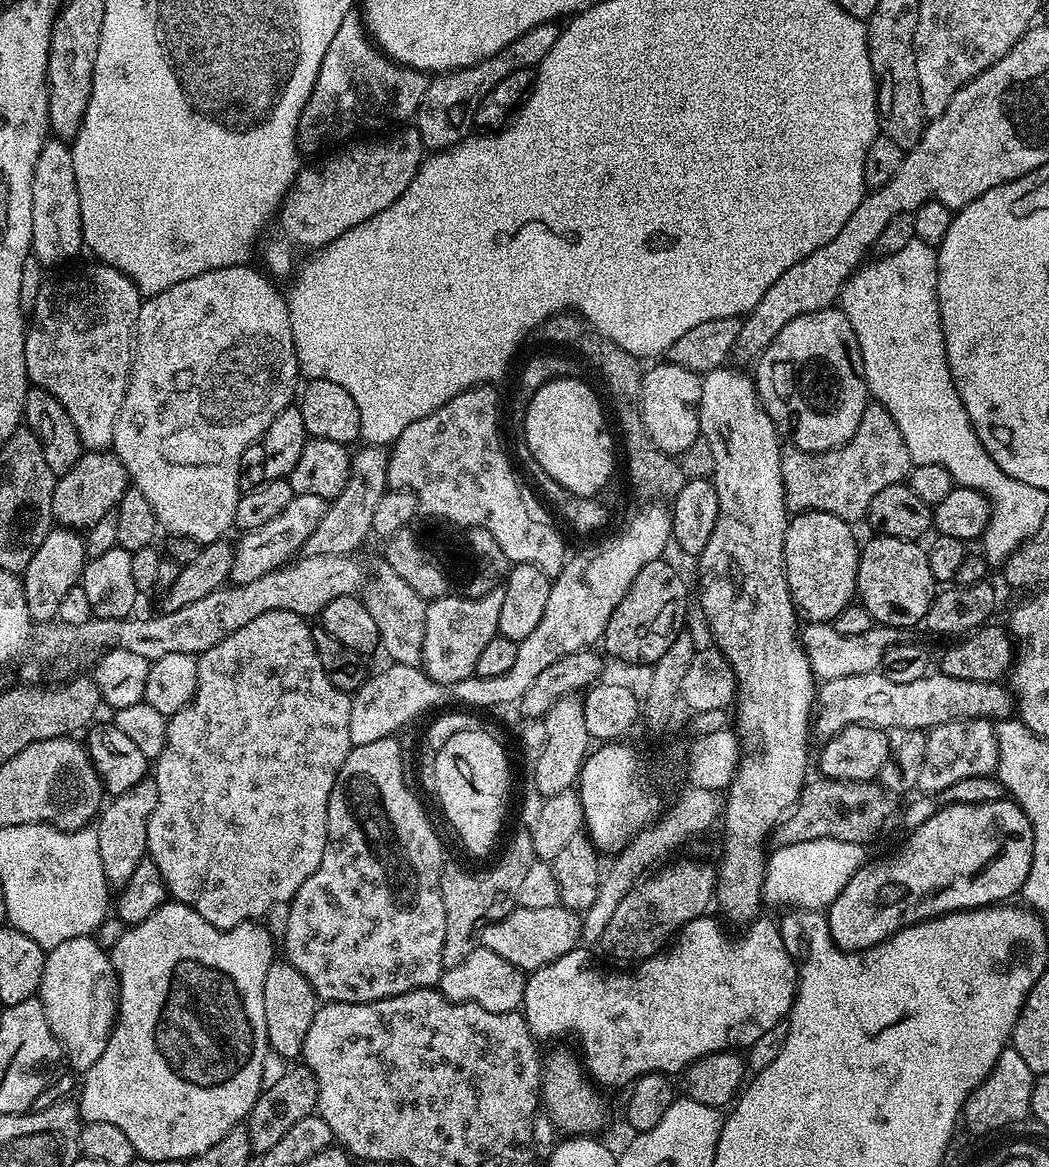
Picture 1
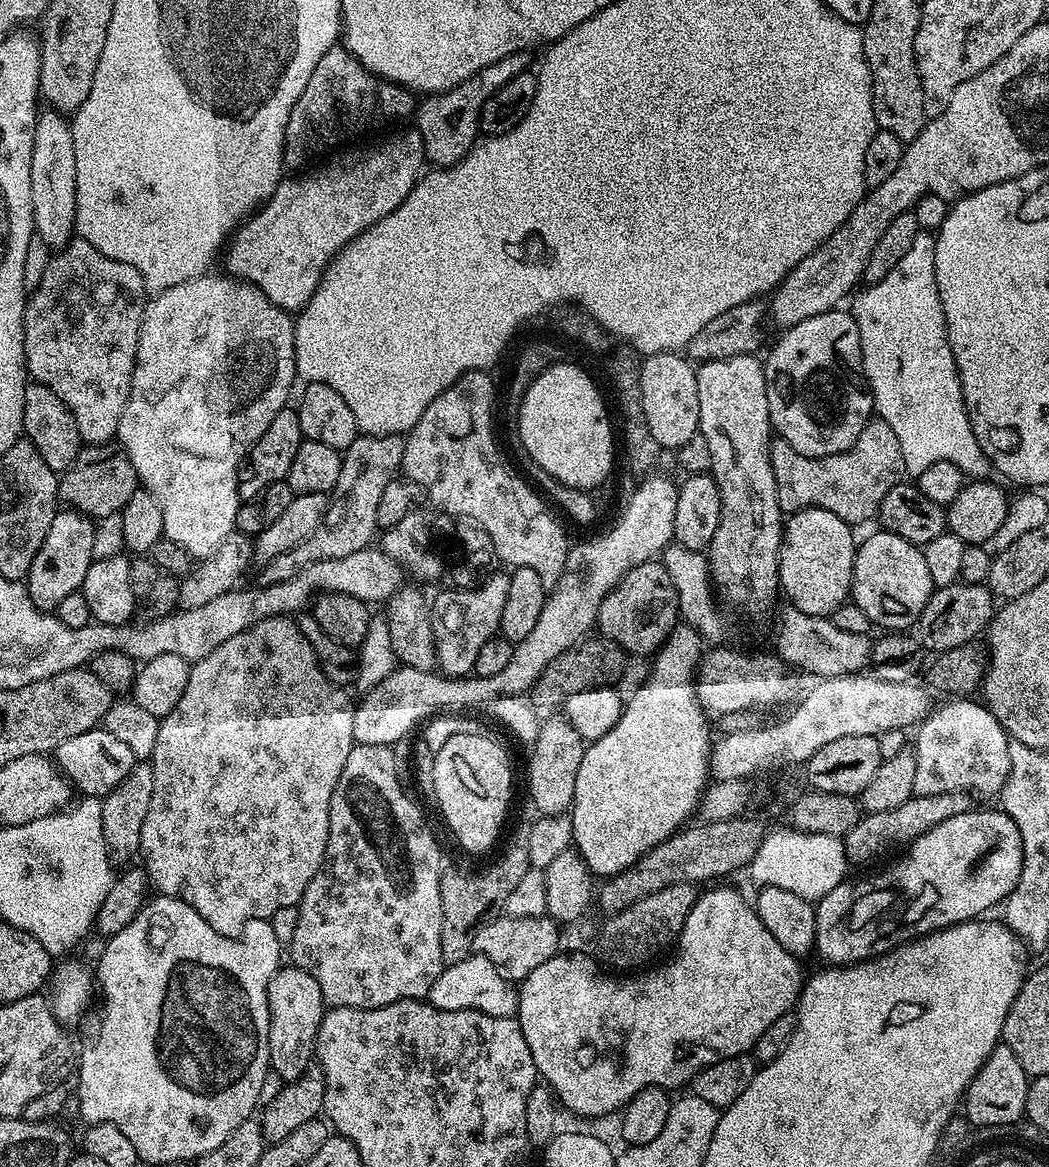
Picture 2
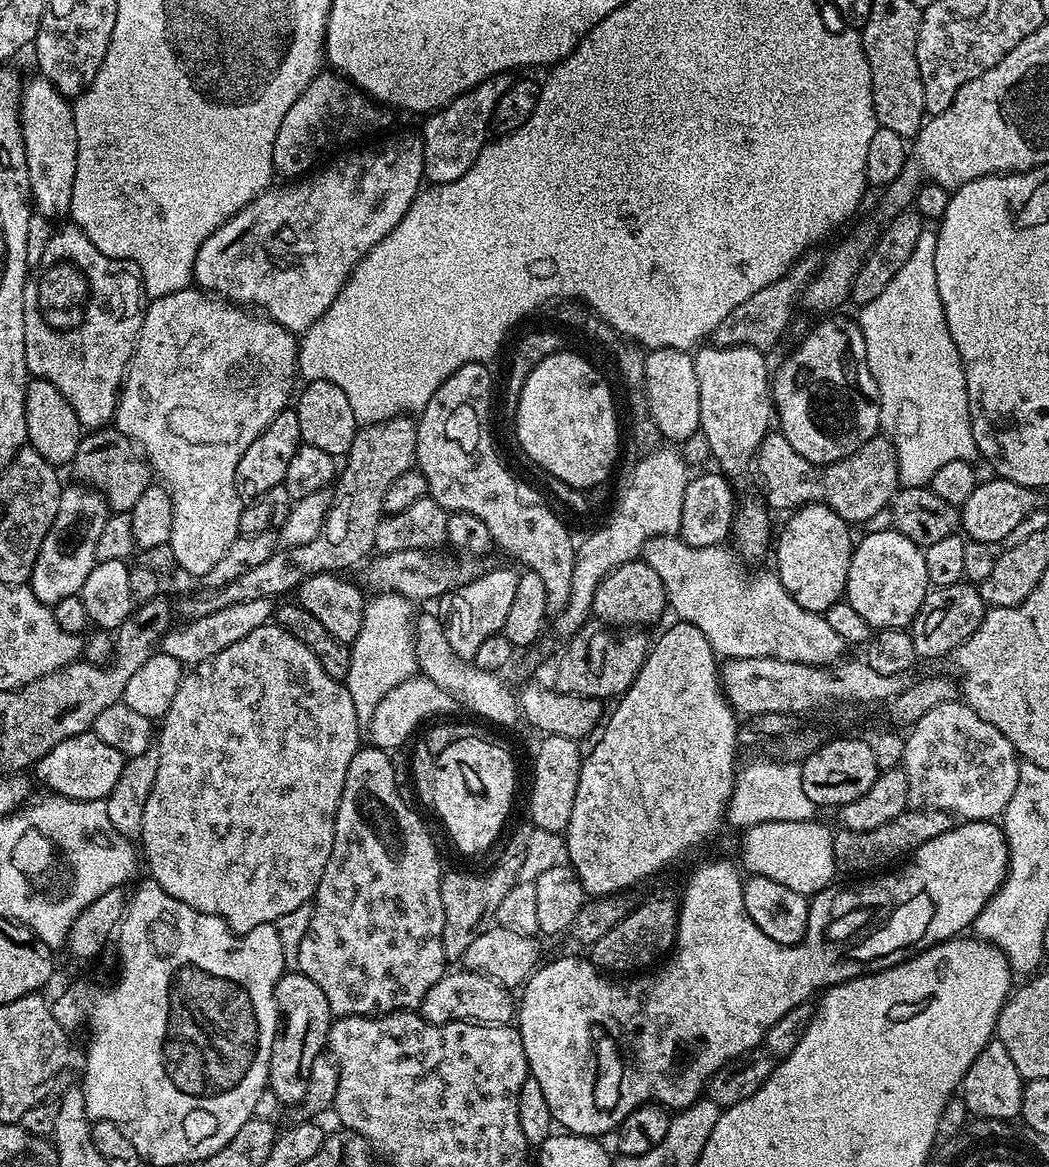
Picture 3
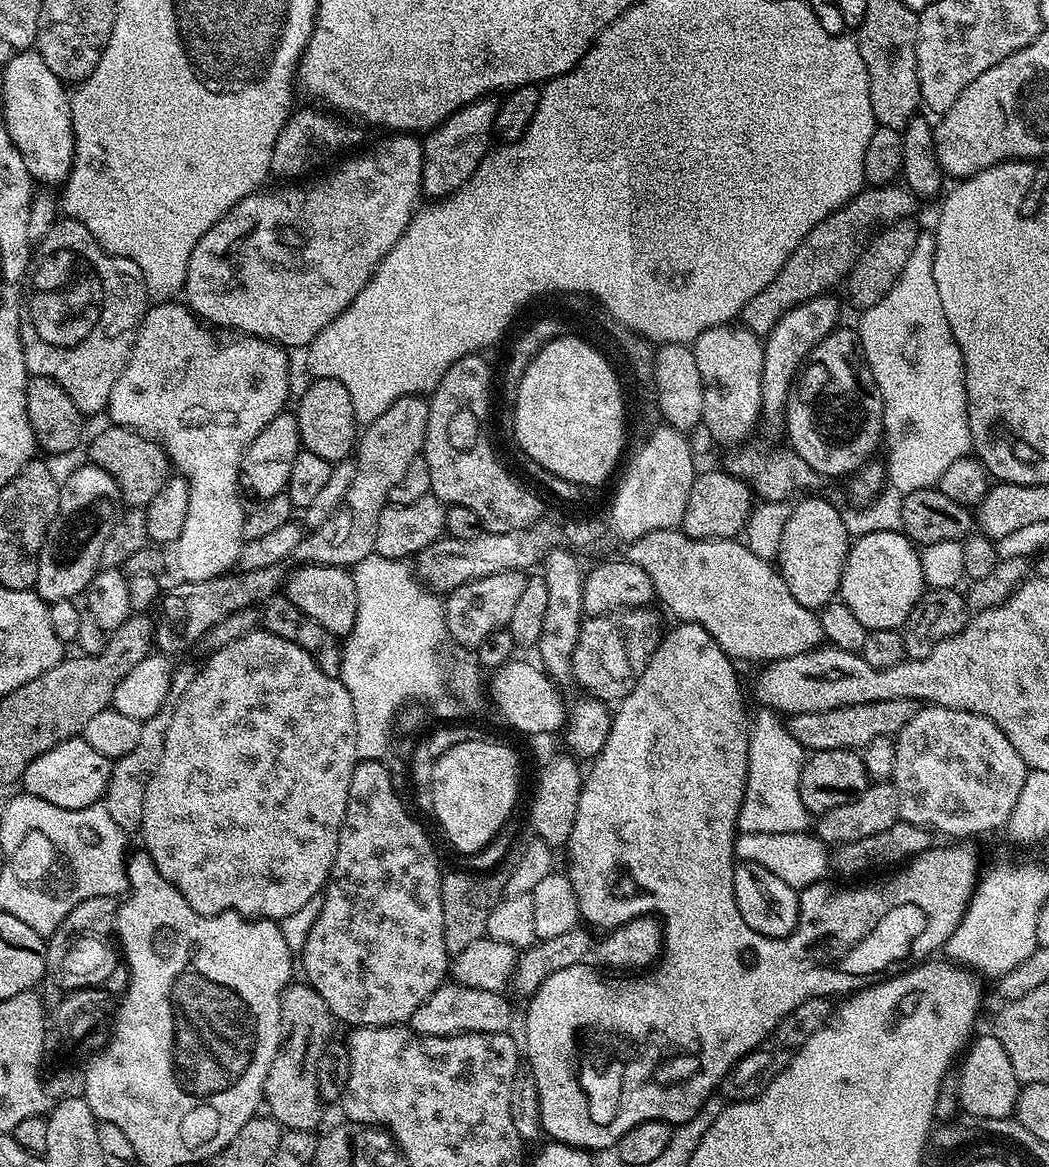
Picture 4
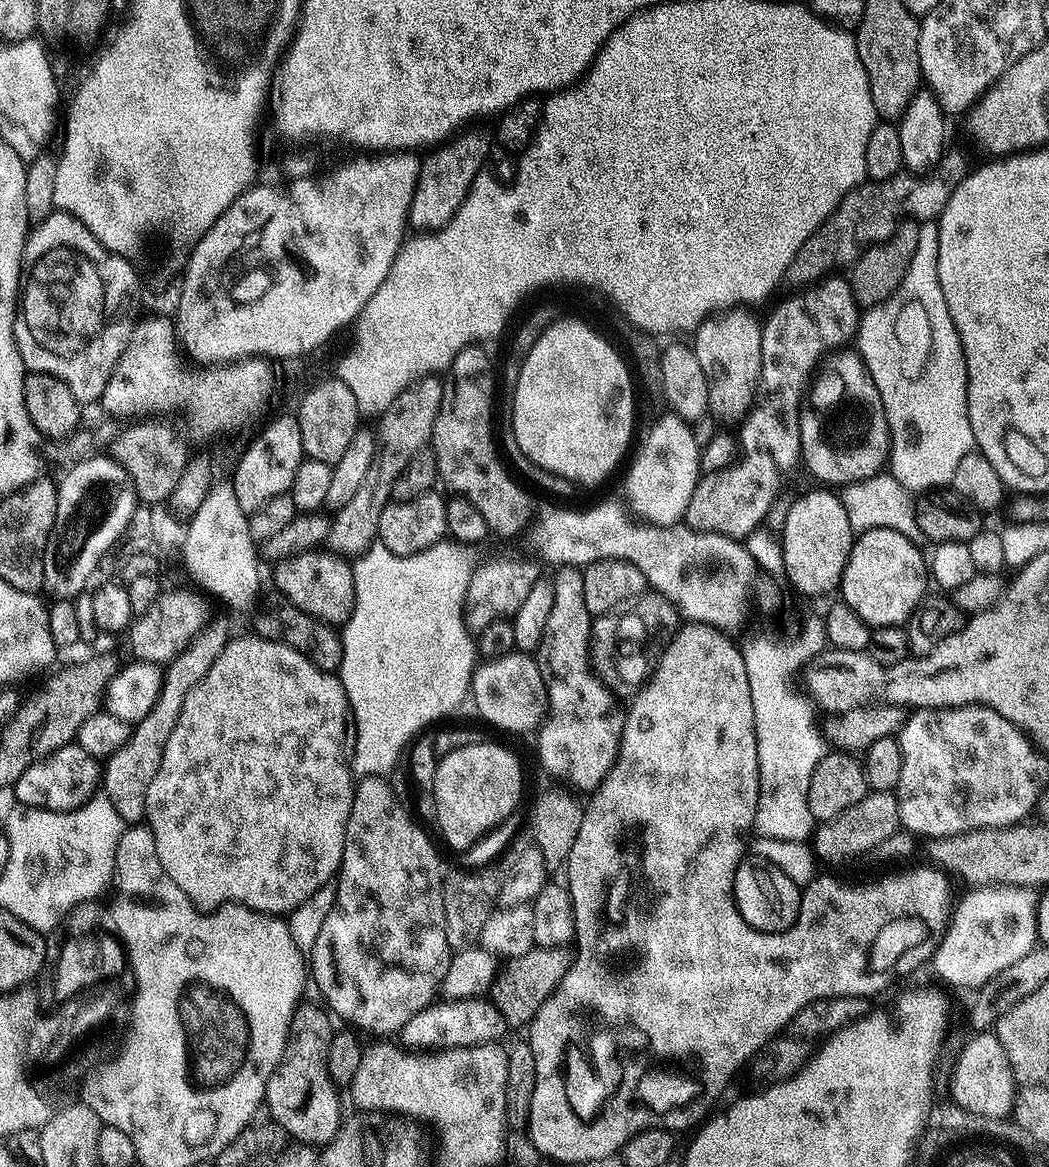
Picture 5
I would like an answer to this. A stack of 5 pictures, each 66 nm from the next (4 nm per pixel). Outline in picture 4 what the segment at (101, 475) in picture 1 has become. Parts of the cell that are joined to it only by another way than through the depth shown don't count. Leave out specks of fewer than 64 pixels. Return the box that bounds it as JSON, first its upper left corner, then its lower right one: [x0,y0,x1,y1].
[88,426,170,508]

